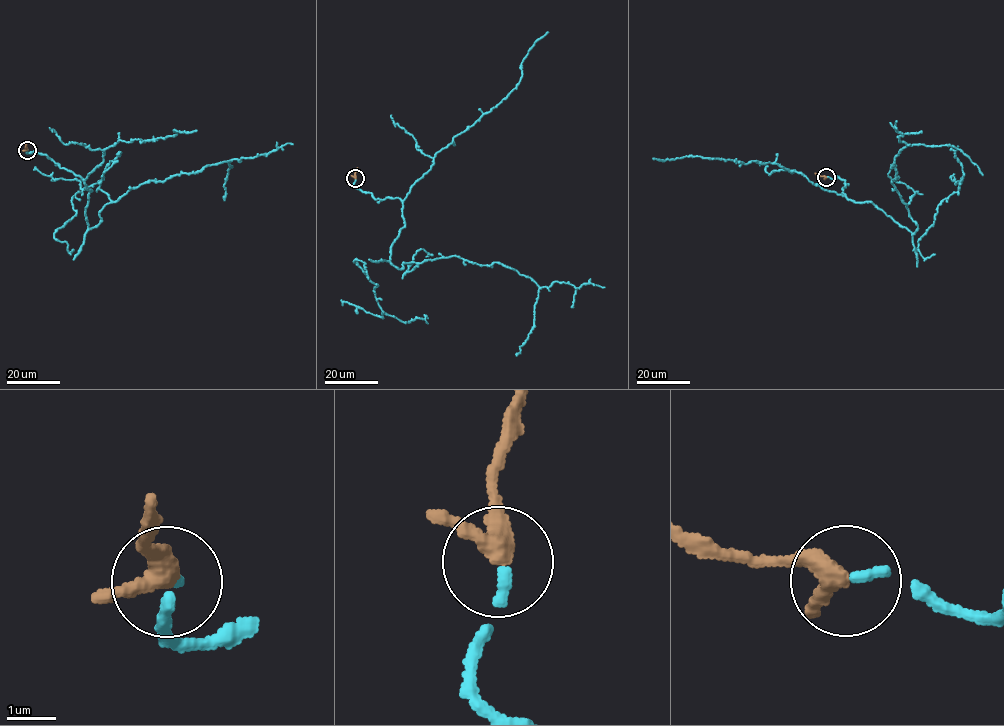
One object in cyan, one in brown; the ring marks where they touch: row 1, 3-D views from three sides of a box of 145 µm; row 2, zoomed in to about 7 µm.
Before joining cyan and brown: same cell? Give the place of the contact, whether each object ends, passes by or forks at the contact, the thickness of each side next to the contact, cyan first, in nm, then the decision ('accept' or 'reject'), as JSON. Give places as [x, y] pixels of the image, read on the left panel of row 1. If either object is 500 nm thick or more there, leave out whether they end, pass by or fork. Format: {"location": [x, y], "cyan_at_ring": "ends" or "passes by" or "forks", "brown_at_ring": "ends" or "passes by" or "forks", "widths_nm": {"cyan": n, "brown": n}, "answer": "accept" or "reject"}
{"location": [27, 150], "cyan_at_ring": "ends", "brown_at_ring": "passes by", "widths_nm": {"cyan": 200, "brown": 360}, "answer": "accept"}

